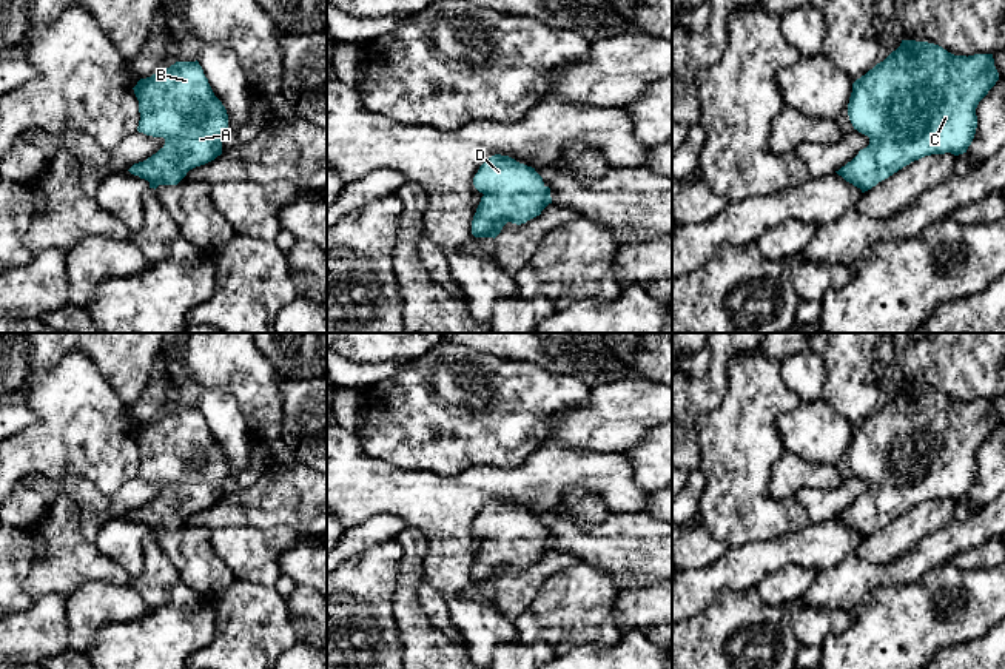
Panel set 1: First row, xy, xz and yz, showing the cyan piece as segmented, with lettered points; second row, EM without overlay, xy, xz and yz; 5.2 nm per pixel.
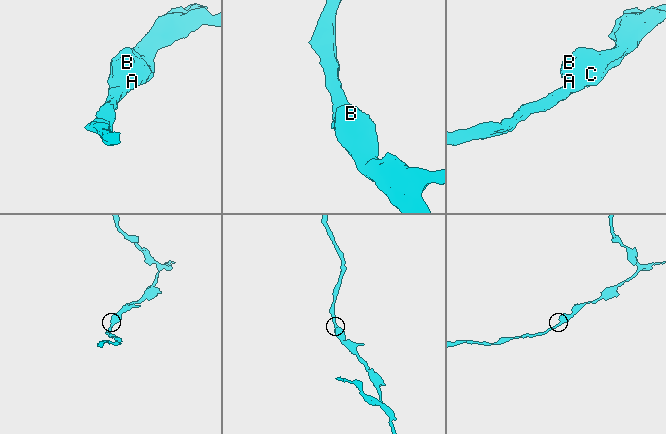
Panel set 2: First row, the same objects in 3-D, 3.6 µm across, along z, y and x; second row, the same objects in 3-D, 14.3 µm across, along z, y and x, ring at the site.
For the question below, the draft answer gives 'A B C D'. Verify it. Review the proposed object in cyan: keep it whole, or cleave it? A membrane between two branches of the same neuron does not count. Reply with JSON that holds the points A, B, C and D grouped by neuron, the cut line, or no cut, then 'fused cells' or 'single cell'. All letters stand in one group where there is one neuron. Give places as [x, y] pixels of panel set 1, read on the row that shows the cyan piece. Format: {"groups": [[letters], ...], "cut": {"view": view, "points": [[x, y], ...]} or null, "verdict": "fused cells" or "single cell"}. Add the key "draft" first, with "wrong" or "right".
{"draft": "right", "groups": [["A", "B", "C", "D"]], "cut": null, "verdict": "single cell"}

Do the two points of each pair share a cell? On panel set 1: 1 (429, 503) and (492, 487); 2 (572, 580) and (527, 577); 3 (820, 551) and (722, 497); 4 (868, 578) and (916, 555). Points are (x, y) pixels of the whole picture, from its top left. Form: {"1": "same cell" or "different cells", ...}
{"1": "same cell", "2": "different cells", "3": "different cells", "4": "same cell"}

